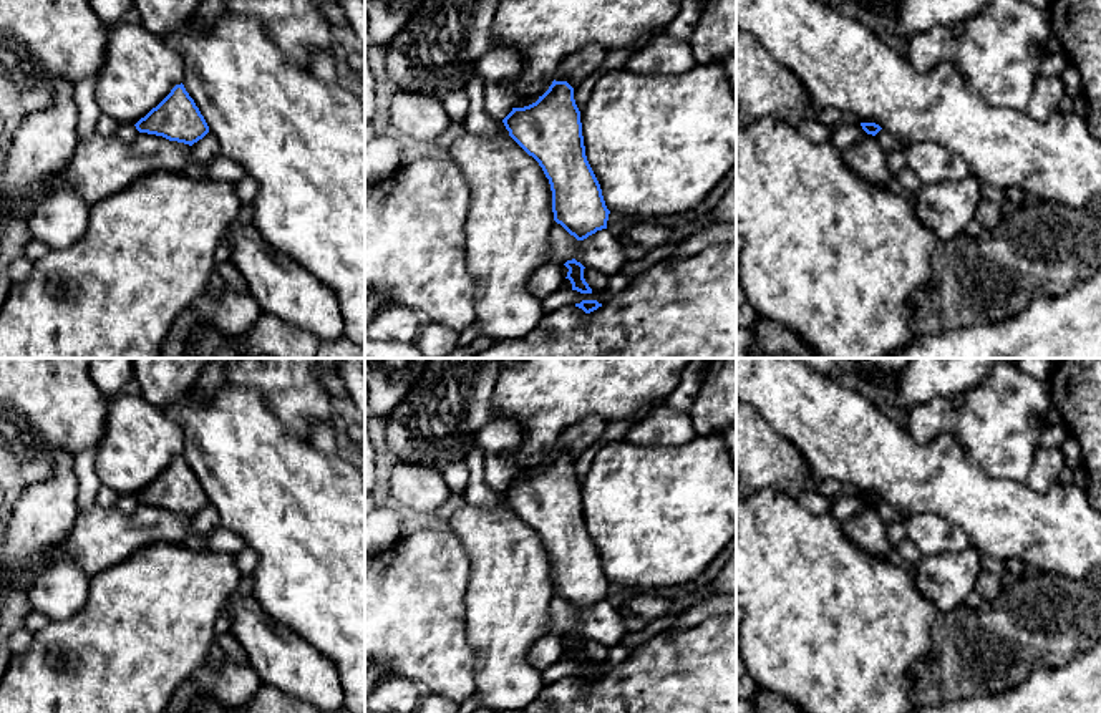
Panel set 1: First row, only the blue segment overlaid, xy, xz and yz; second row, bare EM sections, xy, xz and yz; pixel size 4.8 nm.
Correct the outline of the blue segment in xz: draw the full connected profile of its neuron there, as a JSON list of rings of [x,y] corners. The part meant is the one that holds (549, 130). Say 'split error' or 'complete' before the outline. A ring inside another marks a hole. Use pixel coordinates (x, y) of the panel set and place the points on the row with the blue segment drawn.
complete; [[[554,80],[536,103],[512,108],[502,123],[549,179],[554,221],[577,240],[607,229],[610,211],[585,156],[574,88]]]

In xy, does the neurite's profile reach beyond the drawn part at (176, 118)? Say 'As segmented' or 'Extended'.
As segmented

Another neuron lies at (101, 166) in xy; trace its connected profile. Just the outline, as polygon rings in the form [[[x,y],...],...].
[[[138,133],[134,139],[93,134],[80,139],[66,167],[30,207],[15,217],[0,192],[0,308],[12,289],[10,264],[23,255],[32,240],[28,219],[35,207],[56,187],[71,186],[86,202],[95,204],[119,192],[139,177],[156,171],[181,172],[191,162],[191,146],[162,136]]]

